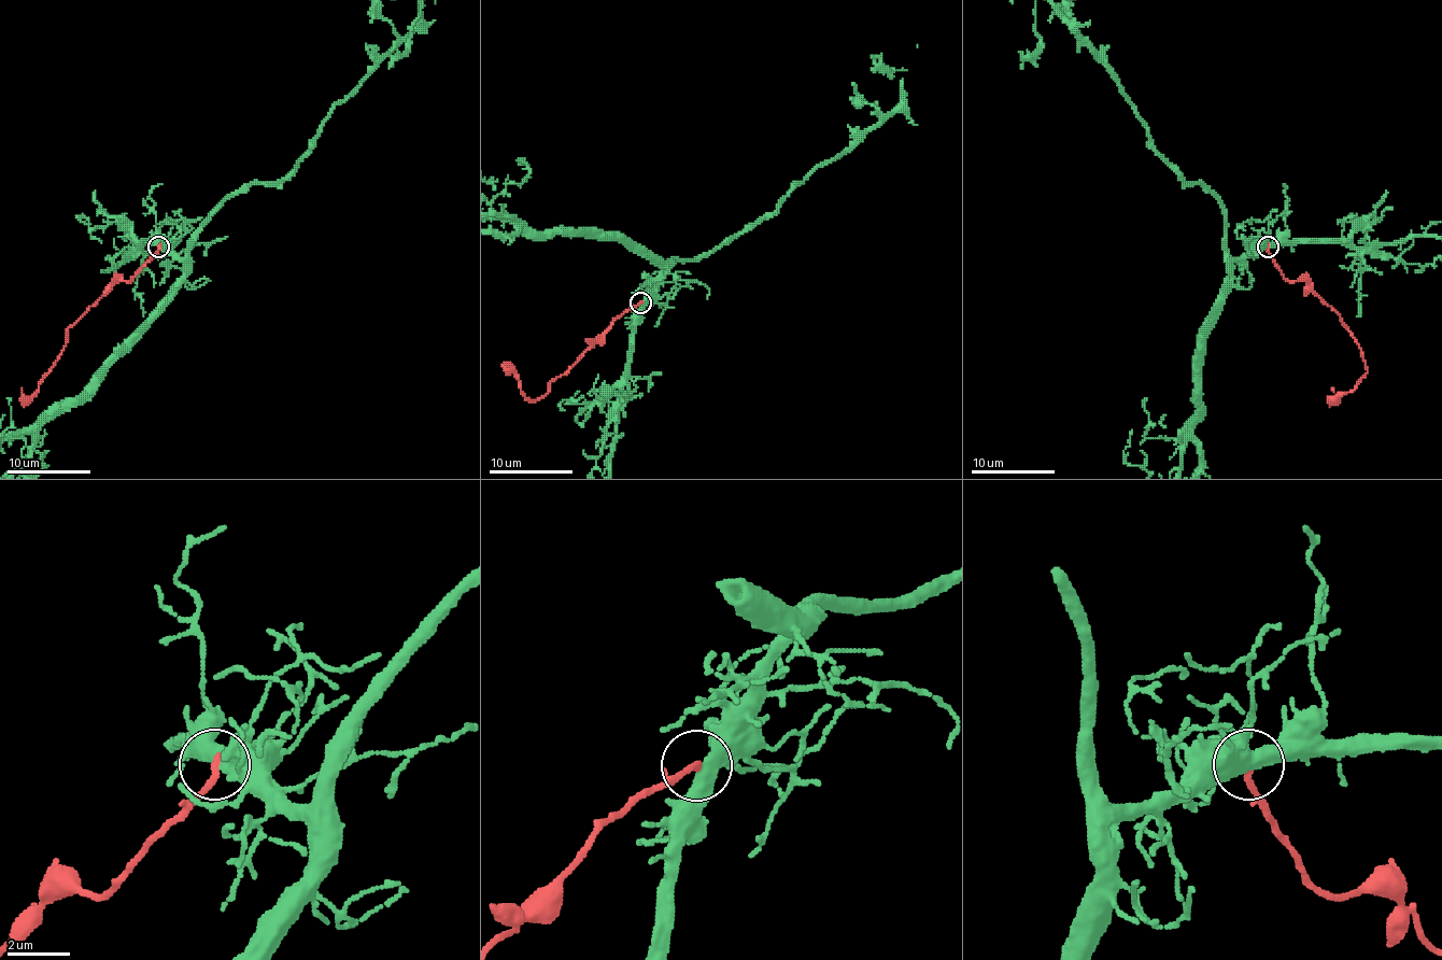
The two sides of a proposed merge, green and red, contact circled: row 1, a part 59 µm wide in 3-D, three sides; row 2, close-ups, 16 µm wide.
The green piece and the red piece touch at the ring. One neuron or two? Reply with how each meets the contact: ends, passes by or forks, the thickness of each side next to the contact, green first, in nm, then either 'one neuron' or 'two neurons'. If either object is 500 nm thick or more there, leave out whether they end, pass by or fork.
500 nm thick on the green side, 240 nm on the other; two neurons

